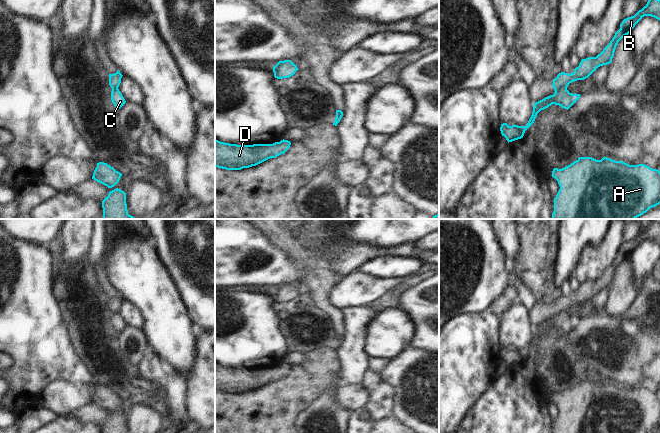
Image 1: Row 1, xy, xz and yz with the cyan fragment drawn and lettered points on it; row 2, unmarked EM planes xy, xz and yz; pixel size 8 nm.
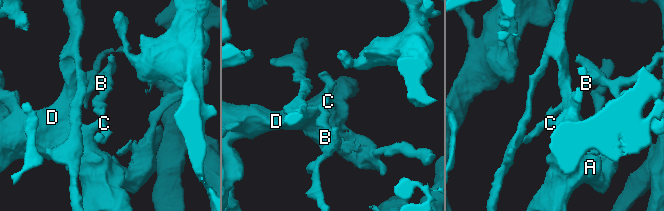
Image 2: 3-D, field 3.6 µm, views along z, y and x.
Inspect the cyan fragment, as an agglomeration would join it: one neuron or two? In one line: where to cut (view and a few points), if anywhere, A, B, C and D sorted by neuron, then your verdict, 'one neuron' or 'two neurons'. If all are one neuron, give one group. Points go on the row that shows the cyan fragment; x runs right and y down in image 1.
cut yz (566, 88), (560, 88), (555, 91); groups A C D / B; two neurons

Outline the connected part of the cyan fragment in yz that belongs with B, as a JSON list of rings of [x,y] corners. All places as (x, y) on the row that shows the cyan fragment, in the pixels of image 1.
[[[648,0],[647,4],[634,16],[628,17],[620,24],[620,29],[615,33],[610,43],[596,57],[582,59],[579,66],[571,74],[561,72],[553,79],[552,87],[555,91],[567,89],[568,85],[577,80],[588,78],[600,66],[610,64],[618,42],[630,34],[635,25],[644,17],[651,16],[660,20],[660,0]]]

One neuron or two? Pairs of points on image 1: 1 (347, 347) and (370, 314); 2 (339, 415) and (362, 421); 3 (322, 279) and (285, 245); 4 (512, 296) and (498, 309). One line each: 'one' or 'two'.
1: one
2: two
3: one
4: one

